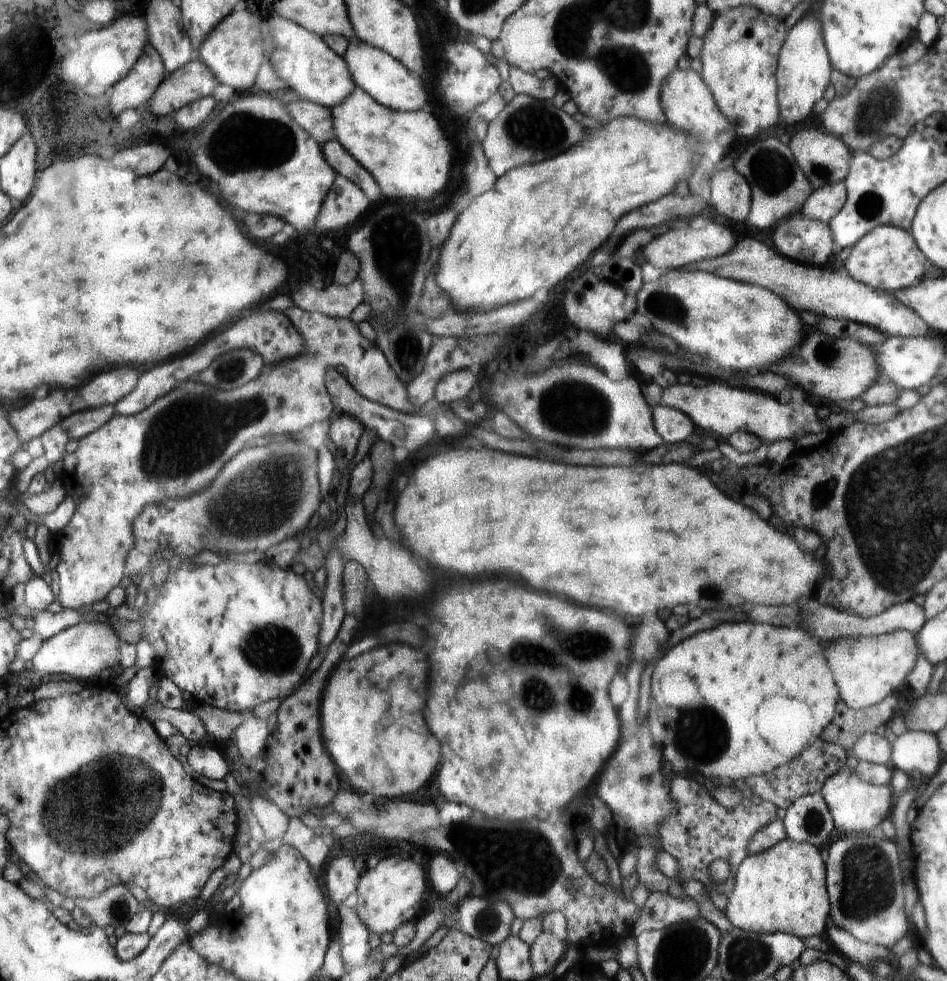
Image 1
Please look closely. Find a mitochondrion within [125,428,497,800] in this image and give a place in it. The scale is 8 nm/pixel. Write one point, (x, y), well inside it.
(255, 502)

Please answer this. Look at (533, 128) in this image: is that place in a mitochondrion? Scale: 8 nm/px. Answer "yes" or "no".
yes

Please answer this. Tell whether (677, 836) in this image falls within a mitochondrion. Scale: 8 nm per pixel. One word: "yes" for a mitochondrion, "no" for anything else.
no

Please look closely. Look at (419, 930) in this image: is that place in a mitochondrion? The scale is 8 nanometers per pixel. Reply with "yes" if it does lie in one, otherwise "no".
no

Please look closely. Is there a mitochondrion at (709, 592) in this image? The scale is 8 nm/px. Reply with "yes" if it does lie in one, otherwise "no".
yes

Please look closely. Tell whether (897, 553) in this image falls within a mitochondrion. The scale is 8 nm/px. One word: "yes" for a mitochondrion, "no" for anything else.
yes

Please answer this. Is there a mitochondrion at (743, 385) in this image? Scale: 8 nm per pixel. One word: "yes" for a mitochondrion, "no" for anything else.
no

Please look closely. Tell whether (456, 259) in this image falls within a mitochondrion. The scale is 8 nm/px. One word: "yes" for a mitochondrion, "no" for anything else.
no

